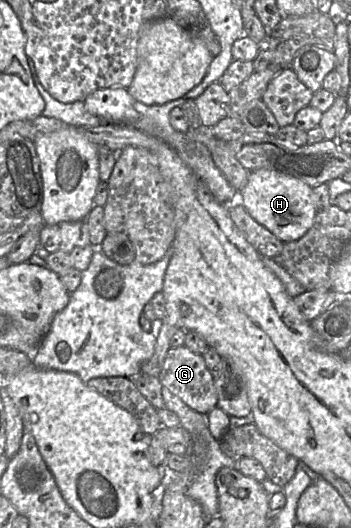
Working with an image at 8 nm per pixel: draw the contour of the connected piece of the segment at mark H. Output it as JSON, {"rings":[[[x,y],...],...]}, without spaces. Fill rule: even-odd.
{"rings":[[[258,169],[250,171],[246,186],[238,191],[239,203],[250,216],[283,243],[300,239],[313,225],[318,211],[313,188],[286,174]]]}

